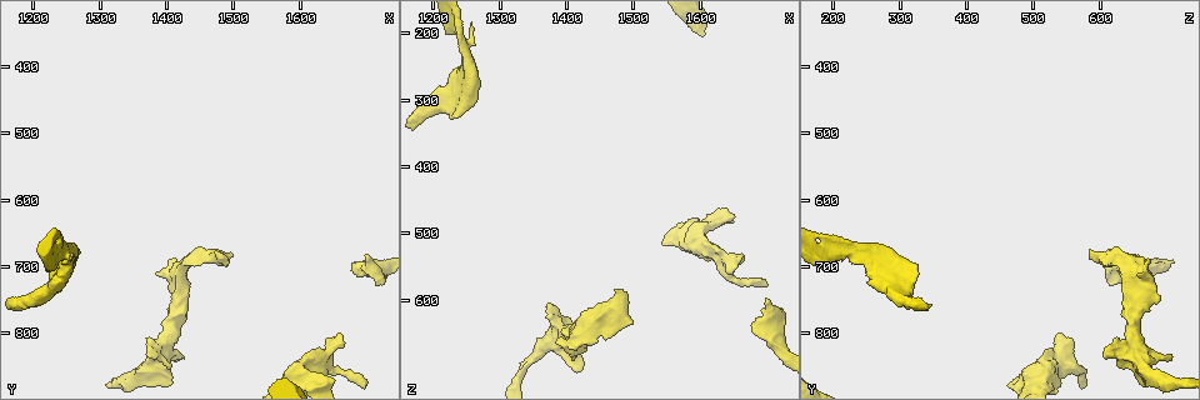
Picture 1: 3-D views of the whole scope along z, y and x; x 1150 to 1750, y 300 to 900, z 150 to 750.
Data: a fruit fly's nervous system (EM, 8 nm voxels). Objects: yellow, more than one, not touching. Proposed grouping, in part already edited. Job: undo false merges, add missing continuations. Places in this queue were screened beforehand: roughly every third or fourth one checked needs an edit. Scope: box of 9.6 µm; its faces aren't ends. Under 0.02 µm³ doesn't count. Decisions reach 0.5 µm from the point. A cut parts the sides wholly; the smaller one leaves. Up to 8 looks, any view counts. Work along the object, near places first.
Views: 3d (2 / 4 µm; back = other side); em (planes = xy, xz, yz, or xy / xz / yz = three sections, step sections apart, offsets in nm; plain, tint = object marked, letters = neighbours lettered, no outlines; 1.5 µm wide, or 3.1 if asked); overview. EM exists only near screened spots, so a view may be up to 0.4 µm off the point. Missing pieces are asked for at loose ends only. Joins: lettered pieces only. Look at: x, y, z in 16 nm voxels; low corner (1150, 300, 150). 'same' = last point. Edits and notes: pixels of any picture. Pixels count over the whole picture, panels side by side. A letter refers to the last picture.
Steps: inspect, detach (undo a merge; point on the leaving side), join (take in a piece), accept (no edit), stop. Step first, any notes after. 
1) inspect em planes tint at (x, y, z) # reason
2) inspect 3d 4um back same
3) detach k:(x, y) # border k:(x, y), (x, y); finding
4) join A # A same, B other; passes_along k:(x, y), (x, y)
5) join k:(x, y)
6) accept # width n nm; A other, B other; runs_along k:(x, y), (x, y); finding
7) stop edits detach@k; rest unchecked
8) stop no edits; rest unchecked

inspect 3d 4um at (1600, 850, 515)

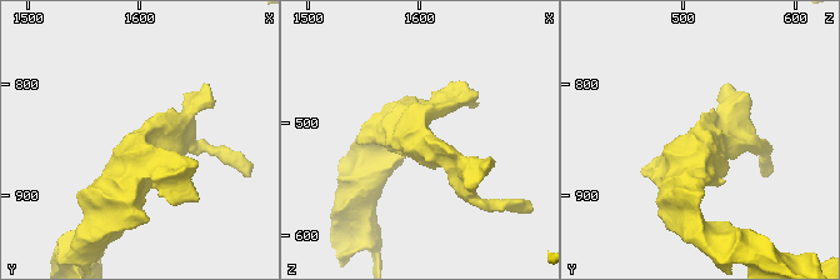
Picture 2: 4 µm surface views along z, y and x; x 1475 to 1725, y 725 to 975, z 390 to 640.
inspect em planes tint at (1602, 846, 520) # now the EM

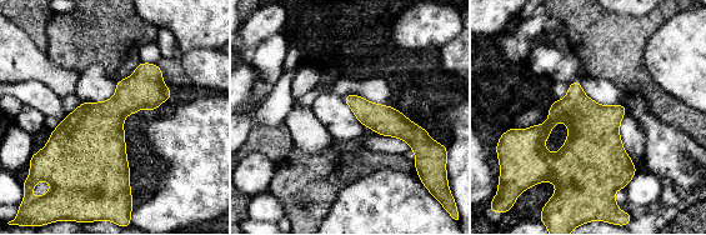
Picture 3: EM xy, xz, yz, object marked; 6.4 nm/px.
inspect em planes letters same # see the neighbours

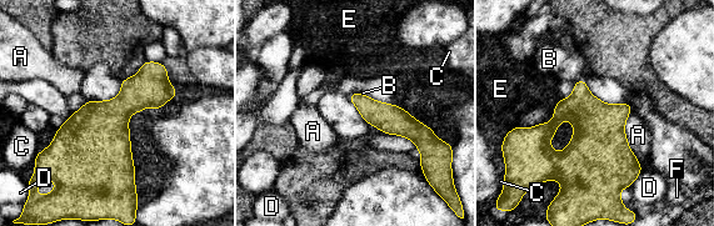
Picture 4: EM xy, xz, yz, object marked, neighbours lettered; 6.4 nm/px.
accept # longest_contact A 360 nm; A other, B other, C other, D other, E other, F other; continuous, no second cell

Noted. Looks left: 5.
inspect em planes letters at (1395, 820, 655) # branch point

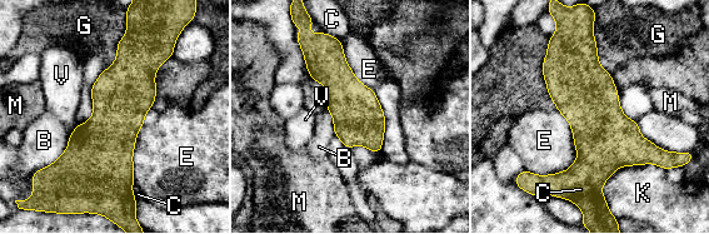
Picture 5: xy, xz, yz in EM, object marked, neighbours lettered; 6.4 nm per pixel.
accept # width 320 nm; B other, C other, E other, G other, K other, M other, V other; border 5:(91, 88), (93, 115), (79, 124); all the same cell

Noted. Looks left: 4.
inspect 3d 4um at (1225, 715, 330) # free end

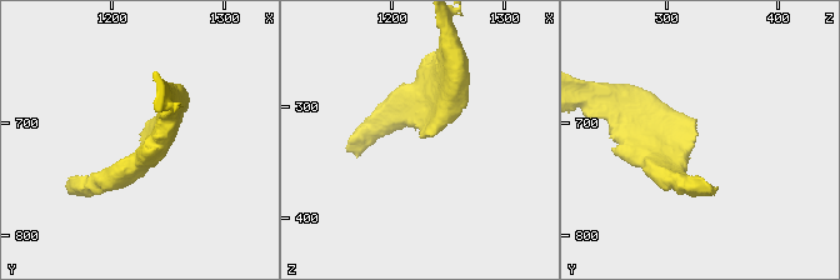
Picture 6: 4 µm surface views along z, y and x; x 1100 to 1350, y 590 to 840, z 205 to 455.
inspect em planes plain at (1228, 710, 330) # shape alone is not enough

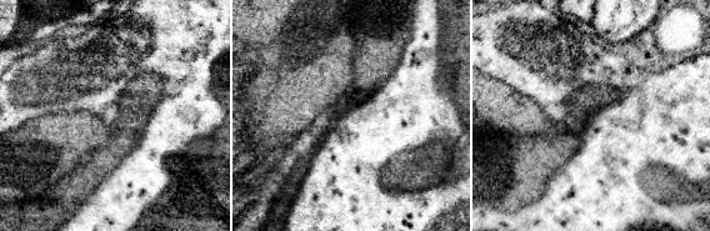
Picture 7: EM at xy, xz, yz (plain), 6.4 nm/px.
inspect em planes letters same # see the neighbours

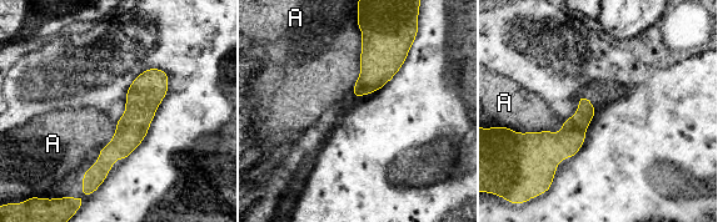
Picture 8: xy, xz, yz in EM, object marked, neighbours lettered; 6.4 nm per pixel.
accept # A other; runs_along 8:(164, 75), (90, 175); none of them fits

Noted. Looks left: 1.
stop no edits; rest unchecked

